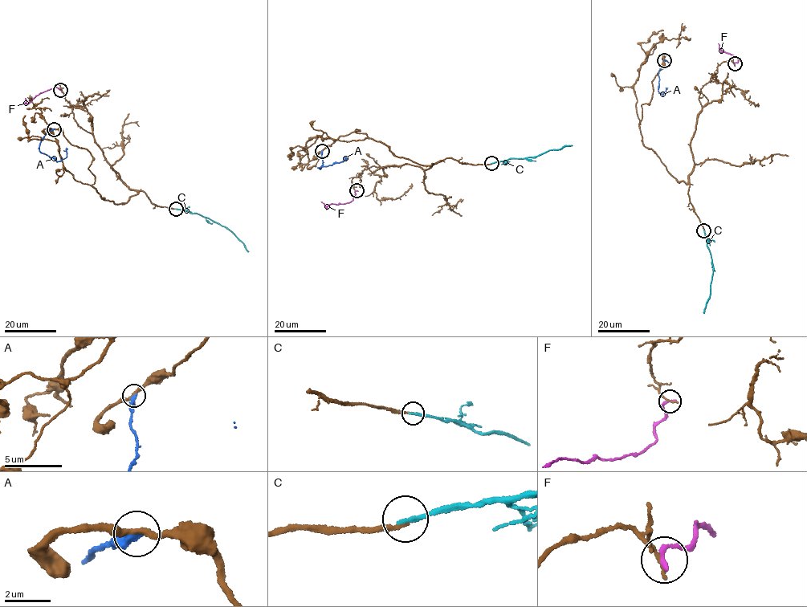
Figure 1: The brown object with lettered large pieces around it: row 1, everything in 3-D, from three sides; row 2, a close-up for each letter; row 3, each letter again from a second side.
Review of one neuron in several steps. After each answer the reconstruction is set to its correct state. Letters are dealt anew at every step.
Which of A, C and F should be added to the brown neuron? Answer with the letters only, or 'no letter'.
C

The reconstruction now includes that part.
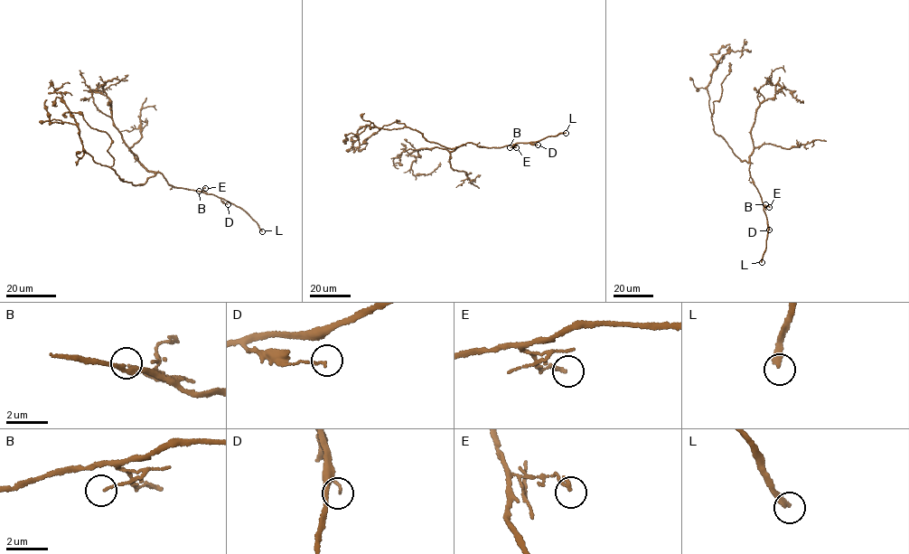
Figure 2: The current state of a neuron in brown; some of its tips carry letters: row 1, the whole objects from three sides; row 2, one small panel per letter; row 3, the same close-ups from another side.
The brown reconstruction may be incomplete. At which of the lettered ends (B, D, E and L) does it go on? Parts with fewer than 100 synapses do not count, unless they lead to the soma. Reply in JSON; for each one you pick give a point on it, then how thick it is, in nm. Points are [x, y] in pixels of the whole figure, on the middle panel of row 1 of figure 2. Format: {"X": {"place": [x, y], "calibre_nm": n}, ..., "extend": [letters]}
{"L": {"place": [566, 133], "calibre_nm": 240}, "extend": ["L"]}

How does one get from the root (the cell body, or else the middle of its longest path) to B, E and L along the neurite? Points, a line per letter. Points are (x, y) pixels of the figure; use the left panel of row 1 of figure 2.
B: (136, 184), (145, 183), (158, 172), (168, 184), (199, 191)
E: (136, 184), (145, 183), (158, 172), (167, 183), (174, 186), (200, 191), (205, 188)
L: (136, 184), (145, 183), (159, 172), (174, 186), (211, 193), (234, 203), (262, 231)

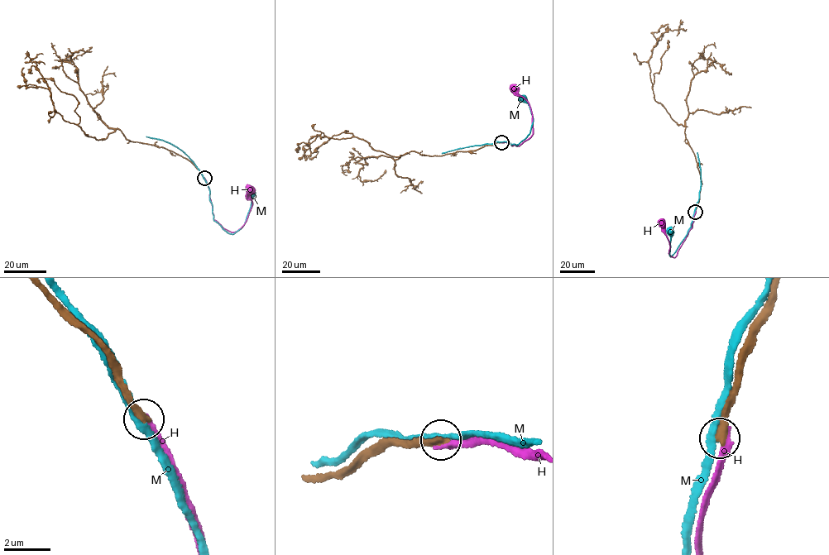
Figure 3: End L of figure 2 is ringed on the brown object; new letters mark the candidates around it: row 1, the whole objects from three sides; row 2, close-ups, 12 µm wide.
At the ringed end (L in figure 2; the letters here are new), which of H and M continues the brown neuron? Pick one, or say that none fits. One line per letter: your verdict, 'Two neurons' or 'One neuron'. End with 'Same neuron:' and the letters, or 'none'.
H: Two neurons
M: Two neurons
Same neuron: none

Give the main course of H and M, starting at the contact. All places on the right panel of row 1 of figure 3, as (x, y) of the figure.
H: (695, 211), (692, 227), (674, 257), (669, 253), (668, 238), (659, 222)
M: (695, 209), (691, 227), (671, 256), (670, 232)

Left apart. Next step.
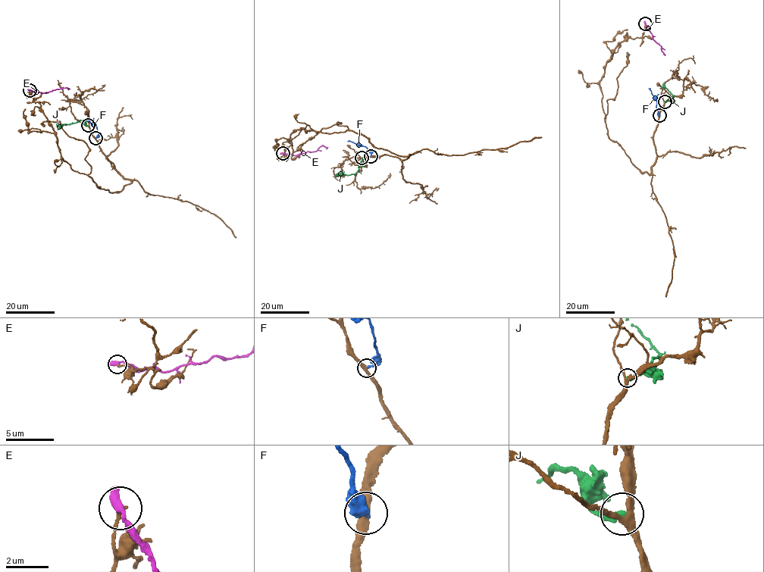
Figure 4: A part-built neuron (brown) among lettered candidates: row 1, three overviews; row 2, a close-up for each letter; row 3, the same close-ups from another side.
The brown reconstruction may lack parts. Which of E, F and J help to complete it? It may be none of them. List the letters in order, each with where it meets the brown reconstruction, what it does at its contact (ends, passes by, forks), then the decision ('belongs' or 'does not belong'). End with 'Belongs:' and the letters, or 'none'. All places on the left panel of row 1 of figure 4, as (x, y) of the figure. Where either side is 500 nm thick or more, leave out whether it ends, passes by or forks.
E: contact (29, 90); does not belong
F: contact (95, 138); it ends; does not belong
J: contact (88, 125); it ends; does not belong
Belongs: none

